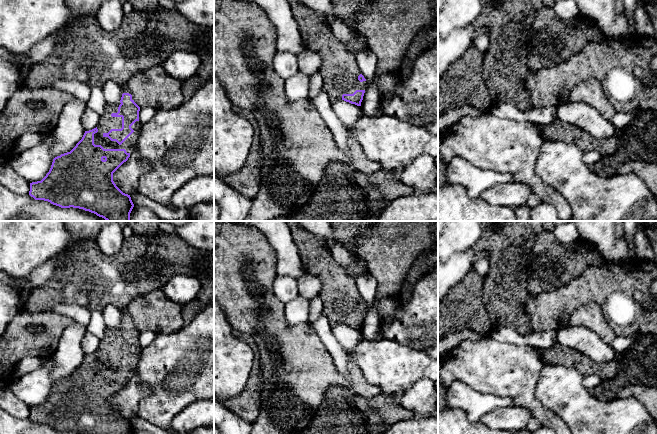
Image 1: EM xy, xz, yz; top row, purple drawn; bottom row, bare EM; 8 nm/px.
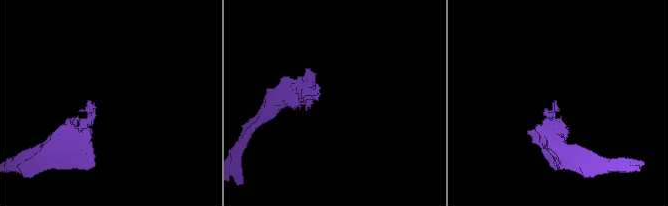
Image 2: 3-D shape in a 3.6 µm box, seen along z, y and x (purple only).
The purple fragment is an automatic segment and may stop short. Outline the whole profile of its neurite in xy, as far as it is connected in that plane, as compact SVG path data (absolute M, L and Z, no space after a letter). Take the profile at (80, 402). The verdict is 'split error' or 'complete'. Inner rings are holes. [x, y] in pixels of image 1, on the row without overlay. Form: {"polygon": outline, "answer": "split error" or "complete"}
{"polygon": "M126 306L120 309L122 315L122 321L119 328L106 328L104 336L99 341L99 346L96 352L85 355L82 363L76 368L76 370L67 377L61 378L53 383L51 392L46 400L37 406L30 407L29 419L35 424L44 424L48 425L53 429L59 430L61 432L79 432L83 434L132 434L134 428L131 424L130 419L123 417L113 405L113 397L130 381L130 378L135 374L137 364L139 361L139 356L142 350L142 347L139 345L139 335L140 331L134 326L134 323L131 319L130 314L128 313Z", "answer": "split error"}

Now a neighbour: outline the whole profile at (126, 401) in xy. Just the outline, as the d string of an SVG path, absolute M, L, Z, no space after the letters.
M137 374L130 377L130 381L114 397L113 405L125 418L137 416L141 400L150 393L150 390L140 382Z

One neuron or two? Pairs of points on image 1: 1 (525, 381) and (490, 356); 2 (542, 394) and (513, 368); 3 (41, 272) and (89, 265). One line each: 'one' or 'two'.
1: one
2: two
3: two

